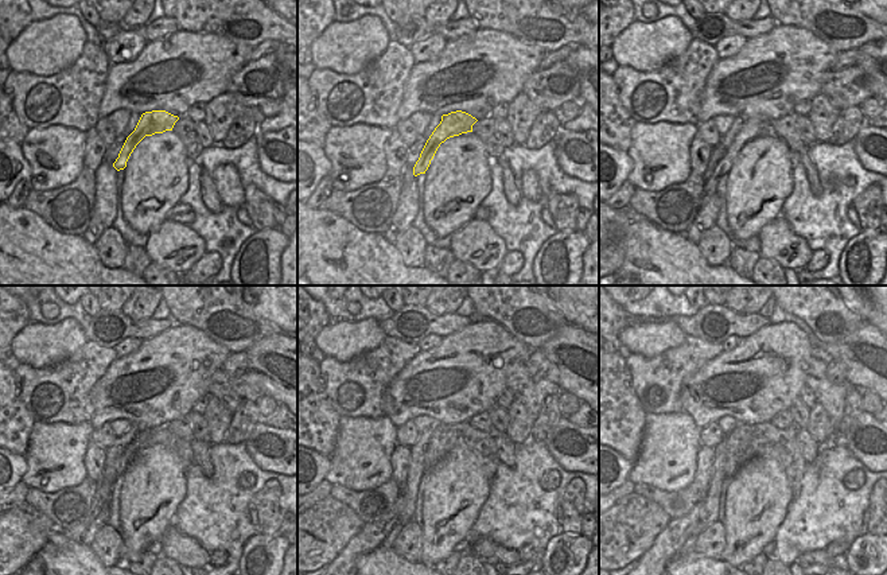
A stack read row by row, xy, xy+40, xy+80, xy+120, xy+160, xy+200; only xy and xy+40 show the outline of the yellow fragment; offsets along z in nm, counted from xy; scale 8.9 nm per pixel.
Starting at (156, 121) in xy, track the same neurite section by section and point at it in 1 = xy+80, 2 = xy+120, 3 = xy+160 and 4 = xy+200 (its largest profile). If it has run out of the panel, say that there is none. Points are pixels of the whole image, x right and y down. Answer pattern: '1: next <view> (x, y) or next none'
1: next xy+80 (753, 127)
2: next xy+120 (104, 488)
3: next xy+160 (370, 536)
4: next xy+200 (670, 539)

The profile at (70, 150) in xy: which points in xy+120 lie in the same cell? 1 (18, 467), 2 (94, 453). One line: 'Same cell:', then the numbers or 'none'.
Same cell: none

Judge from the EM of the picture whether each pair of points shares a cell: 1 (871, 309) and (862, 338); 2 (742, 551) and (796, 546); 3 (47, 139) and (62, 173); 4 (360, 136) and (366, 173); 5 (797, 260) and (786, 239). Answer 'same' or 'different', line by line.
1: different
2: different
3: same
4: same
5: same

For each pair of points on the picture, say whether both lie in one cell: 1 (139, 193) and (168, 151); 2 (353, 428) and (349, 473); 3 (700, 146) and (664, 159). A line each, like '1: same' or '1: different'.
1: same
2: same
3: different

